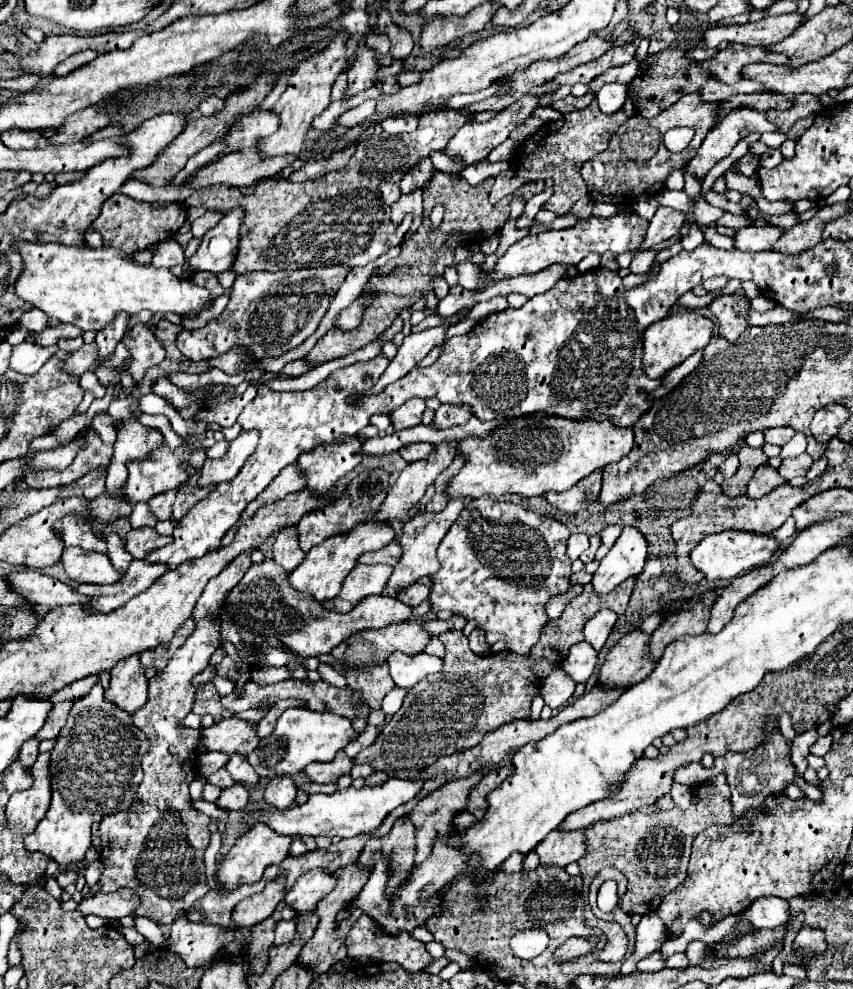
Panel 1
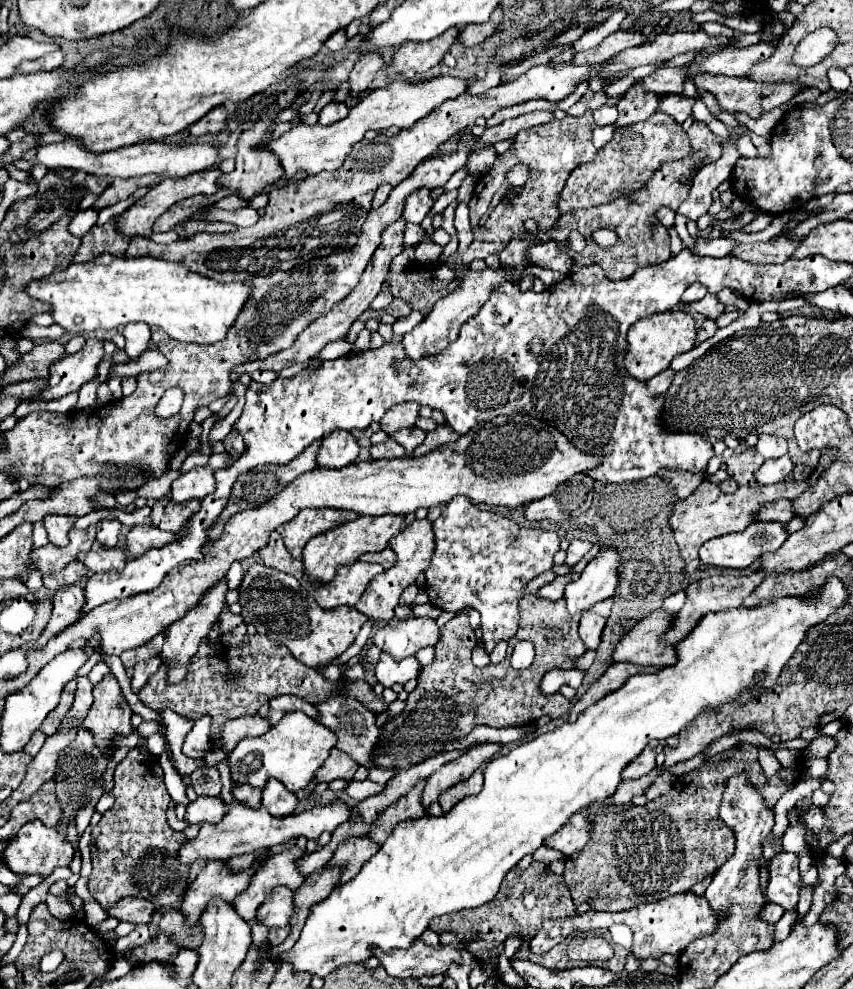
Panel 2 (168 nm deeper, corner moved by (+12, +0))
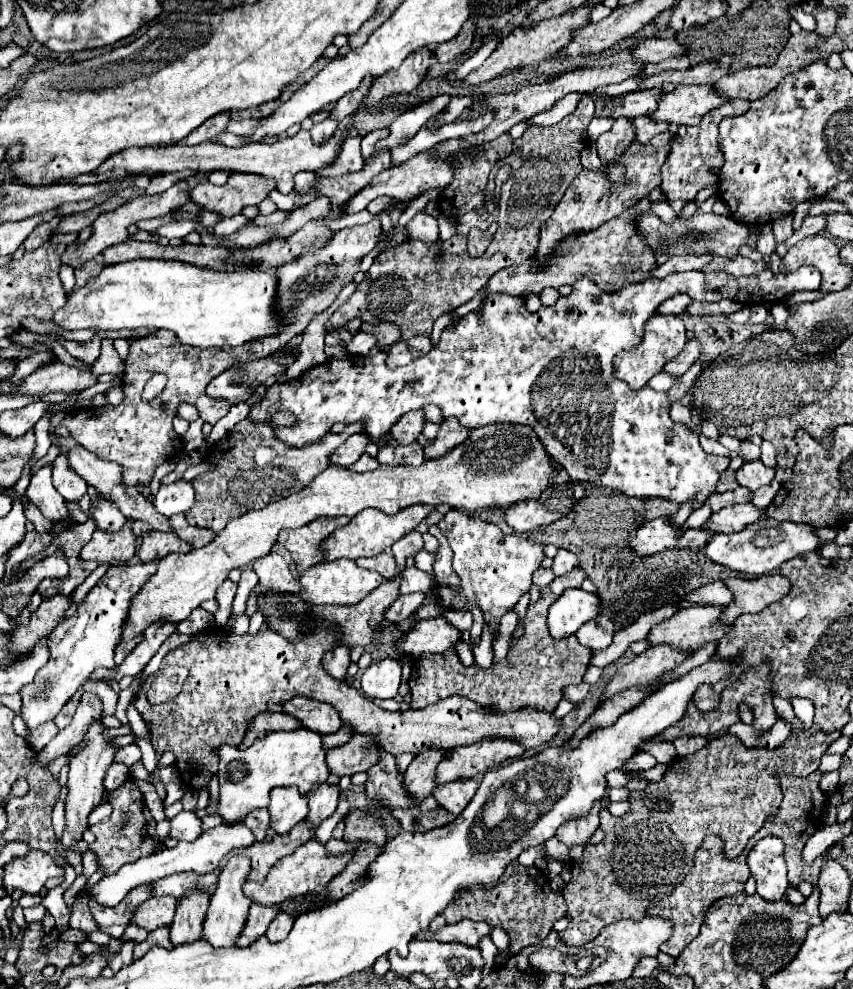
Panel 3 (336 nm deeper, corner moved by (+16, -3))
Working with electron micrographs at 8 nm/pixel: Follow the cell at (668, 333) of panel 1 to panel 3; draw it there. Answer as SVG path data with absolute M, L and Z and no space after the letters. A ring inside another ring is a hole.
M654 315L646 321L644 339L640 345L636 345L632 351L620 351L620 355L614 357L614 375L622 381L626 381L632 389L644 387L656 373L664 369L664 365L674 359L686 345L686 327L682 317L672 315Z

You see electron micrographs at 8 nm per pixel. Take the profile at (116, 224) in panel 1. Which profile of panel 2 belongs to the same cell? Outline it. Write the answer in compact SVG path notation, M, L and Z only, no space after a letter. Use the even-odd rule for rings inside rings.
M112 218L104 226L92 226L92 230L82 236L82 244L80 244L78 252L74 254L72 262L88 262L88 260L100 256L102 252L108 252L112 256L126 256L130 238L122 236L116 230L114 220L116 218Z

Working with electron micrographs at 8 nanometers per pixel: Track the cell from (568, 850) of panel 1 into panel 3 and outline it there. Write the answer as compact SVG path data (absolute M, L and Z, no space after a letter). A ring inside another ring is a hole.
M596 801L592 811L584 817L584 819L576 819L576 821L568 821L564 823L562 827L558 827L556 831L556 839L562 841L564 845L568 847L574 847L574 845L586 845L592 835L596 833L600 821L598 821L598 813L602 809L602 803Z

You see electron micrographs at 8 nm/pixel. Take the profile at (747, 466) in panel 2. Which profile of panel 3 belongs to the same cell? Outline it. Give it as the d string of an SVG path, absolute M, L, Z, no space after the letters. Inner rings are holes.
M742 441L742 445L740 445L740 453L738 453L738 455L744 459L744 463L748 463L748 461L756 461L756 459L760 459L760 447L752 445L750 441Z

